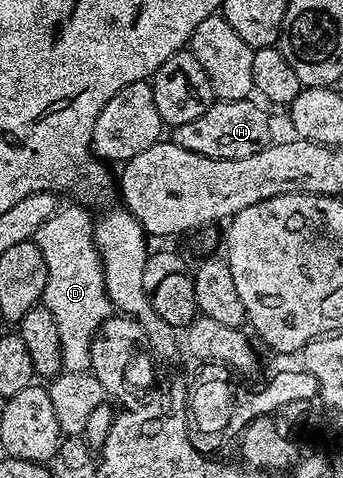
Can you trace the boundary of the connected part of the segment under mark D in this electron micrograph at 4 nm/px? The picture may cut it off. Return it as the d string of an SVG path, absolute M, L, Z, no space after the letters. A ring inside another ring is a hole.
M59 205L40 228L36 228L33 241L40 248L48 268L44 305L56 316L60 331L60 356L63 370L80 372L90 369L90 344L96 328L111 317L110 297L104 288L102 257L94 243L95 219L85 210L85 205Z

